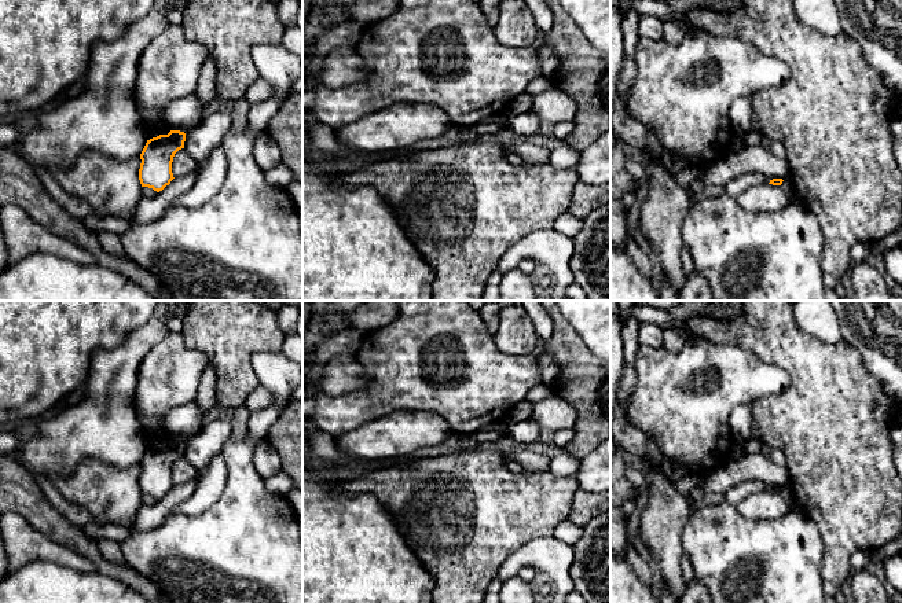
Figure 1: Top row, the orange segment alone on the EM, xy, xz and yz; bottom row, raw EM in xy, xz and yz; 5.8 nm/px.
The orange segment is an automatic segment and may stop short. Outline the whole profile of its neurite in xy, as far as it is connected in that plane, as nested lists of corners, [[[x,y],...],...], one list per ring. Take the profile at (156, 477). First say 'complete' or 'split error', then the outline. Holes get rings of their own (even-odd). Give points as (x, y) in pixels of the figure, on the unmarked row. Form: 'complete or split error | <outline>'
complete | [[[170,438],[147,448],[140,462],[139,488],[142,494],[153,496],[160,500],[175,486],[172,470],[175,462],[184,456],[186,441]]]

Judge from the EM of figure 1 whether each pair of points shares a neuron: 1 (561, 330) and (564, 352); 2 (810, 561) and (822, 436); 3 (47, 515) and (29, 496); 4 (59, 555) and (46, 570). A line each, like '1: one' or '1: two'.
1: one
2: two
3: one
4: two

